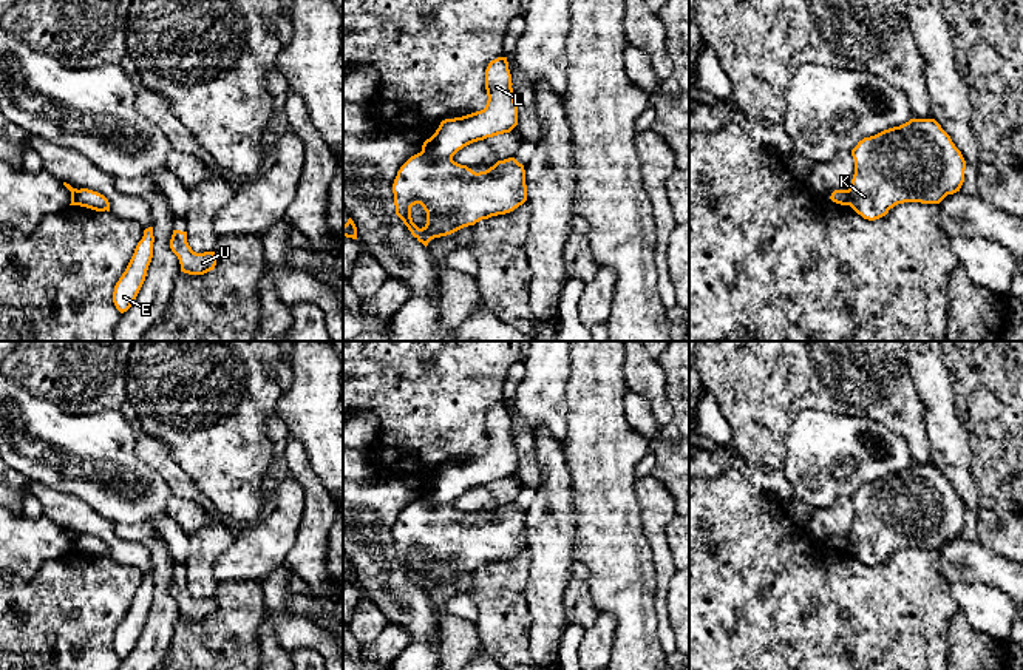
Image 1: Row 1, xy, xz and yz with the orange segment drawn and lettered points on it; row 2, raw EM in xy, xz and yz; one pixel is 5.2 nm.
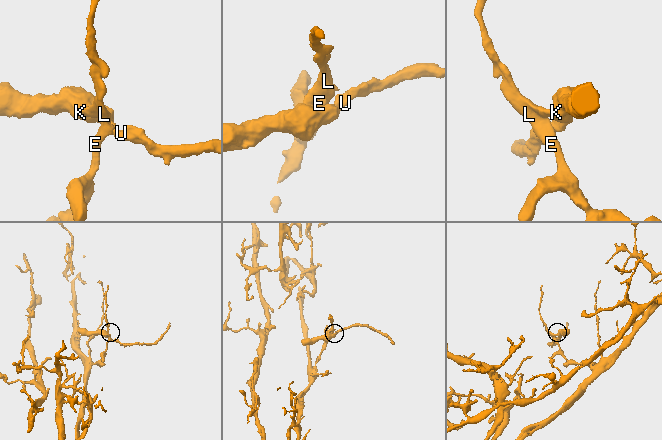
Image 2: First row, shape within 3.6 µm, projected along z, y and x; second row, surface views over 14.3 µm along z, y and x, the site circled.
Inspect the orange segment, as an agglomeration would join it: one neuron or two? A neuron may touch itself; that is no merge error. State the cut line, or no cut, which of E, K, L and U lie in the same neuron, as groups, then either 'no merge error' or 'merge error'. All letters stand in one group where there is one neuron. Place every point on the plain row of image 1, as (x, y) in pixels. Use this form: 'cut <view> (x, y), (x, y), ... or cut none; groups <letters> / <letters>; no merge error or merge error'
cut xz (421, 497), (427, 504), (452, 505); groups E L / K U; merge error

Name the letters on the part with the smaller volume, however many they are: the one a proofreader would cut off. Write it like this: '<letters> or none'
K, U

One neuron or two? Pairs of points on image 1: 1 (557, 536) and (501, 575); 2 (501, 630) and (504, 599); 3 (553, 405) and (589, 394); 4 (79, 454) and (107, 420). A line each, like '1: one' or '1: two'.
1: two
2: one
3: two
4: one

